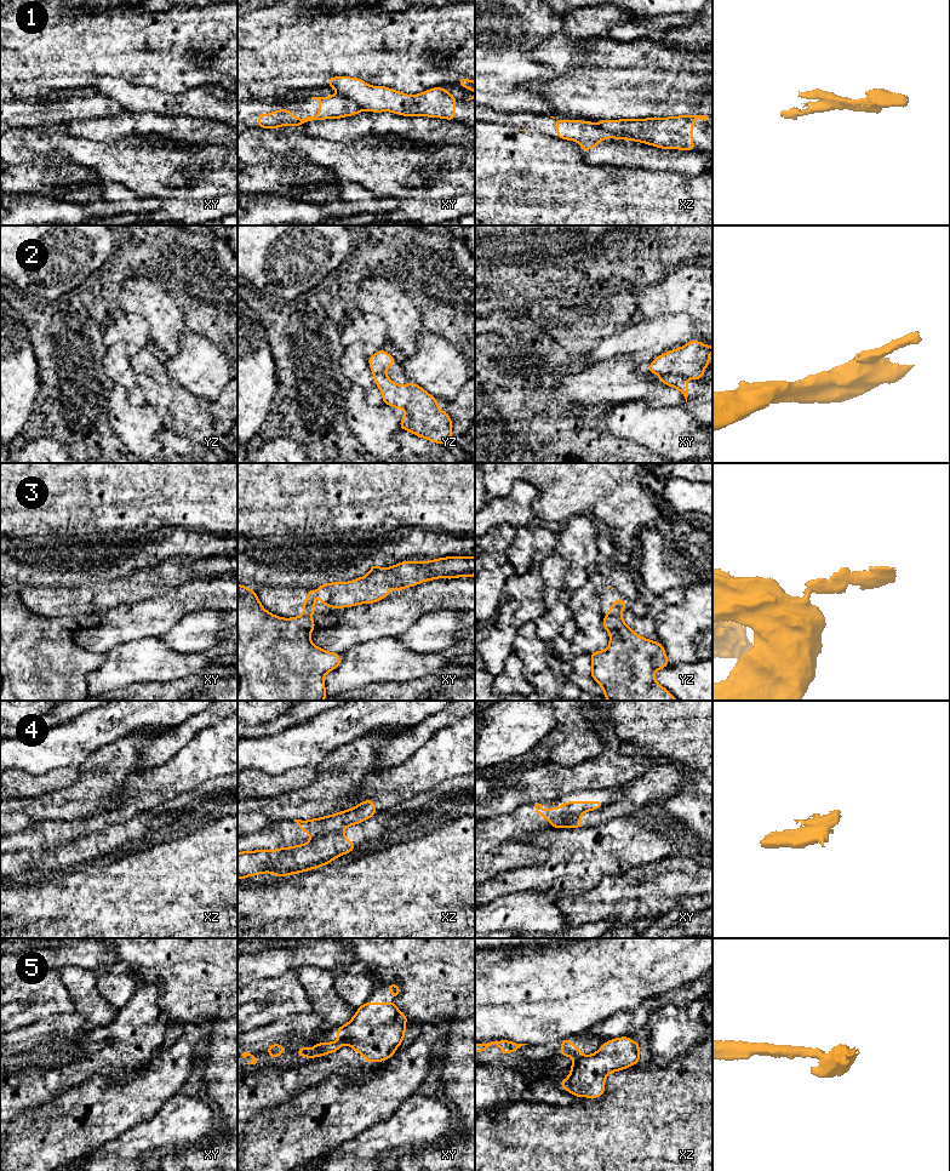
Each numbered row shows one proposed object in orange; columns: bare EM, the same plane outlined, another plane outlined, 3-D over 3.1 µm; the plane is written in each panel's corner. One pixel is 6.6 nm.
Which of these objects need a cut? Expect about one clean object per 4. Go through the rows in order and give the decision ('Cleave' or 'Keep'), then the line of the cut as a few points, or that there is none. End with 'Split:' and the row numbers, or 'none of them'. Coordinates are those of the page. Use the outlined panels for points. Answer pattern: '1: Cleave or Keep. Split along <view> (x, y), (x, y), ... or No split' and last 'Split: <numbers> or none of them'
1: Cleave. Split along xy (338, 92), (354, 100), (365, 109)
2: Cleave. Split along xy (659, 375), (674, 375), (685, 378)
3: Cleave. Split along yz (606, 615), (619, 616)
4: Cleave. Split along xy (579, 814), (564, 817), (551, 826)
5: Cleave. Split along xz (583, 1056), (576, 1058)
Split: 1, 2, 3, 4, 5

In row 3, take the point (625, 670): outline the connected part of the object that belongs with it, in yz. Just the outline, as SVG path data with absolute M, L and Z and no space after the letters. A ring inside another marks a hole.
M605 616L602 624L610 634L610 645L605 651L590 653L590 675L602 687L603 696L608 701L677 701L654 678L658 669L669 666L662 642L637 635L622 616Z

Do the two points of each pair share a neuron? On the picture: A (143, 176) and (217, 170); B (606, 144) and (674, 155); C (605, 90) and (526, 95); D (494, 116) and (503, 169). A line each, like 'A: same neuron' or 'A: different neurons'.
A: same neuron
B: same neuron
C: different neurons
D: different neurons

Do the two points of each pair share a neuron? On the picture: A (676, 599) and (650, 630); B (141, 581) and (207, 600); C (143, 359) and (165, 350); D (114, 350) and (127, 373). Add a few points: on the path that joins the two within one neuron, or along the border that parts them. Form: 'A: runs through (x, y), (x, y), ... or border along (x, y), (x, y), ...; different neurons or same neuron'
A: runs through (667, 599), (652, 613), (650, 621); same neuron
B: border along (194, 578), (159, 589), (142, 600); different neurons
C: border along (146, 348), (164, 363); different neurons
D: runs through (115, 356), (116, 363), (121, 367); same neuron

